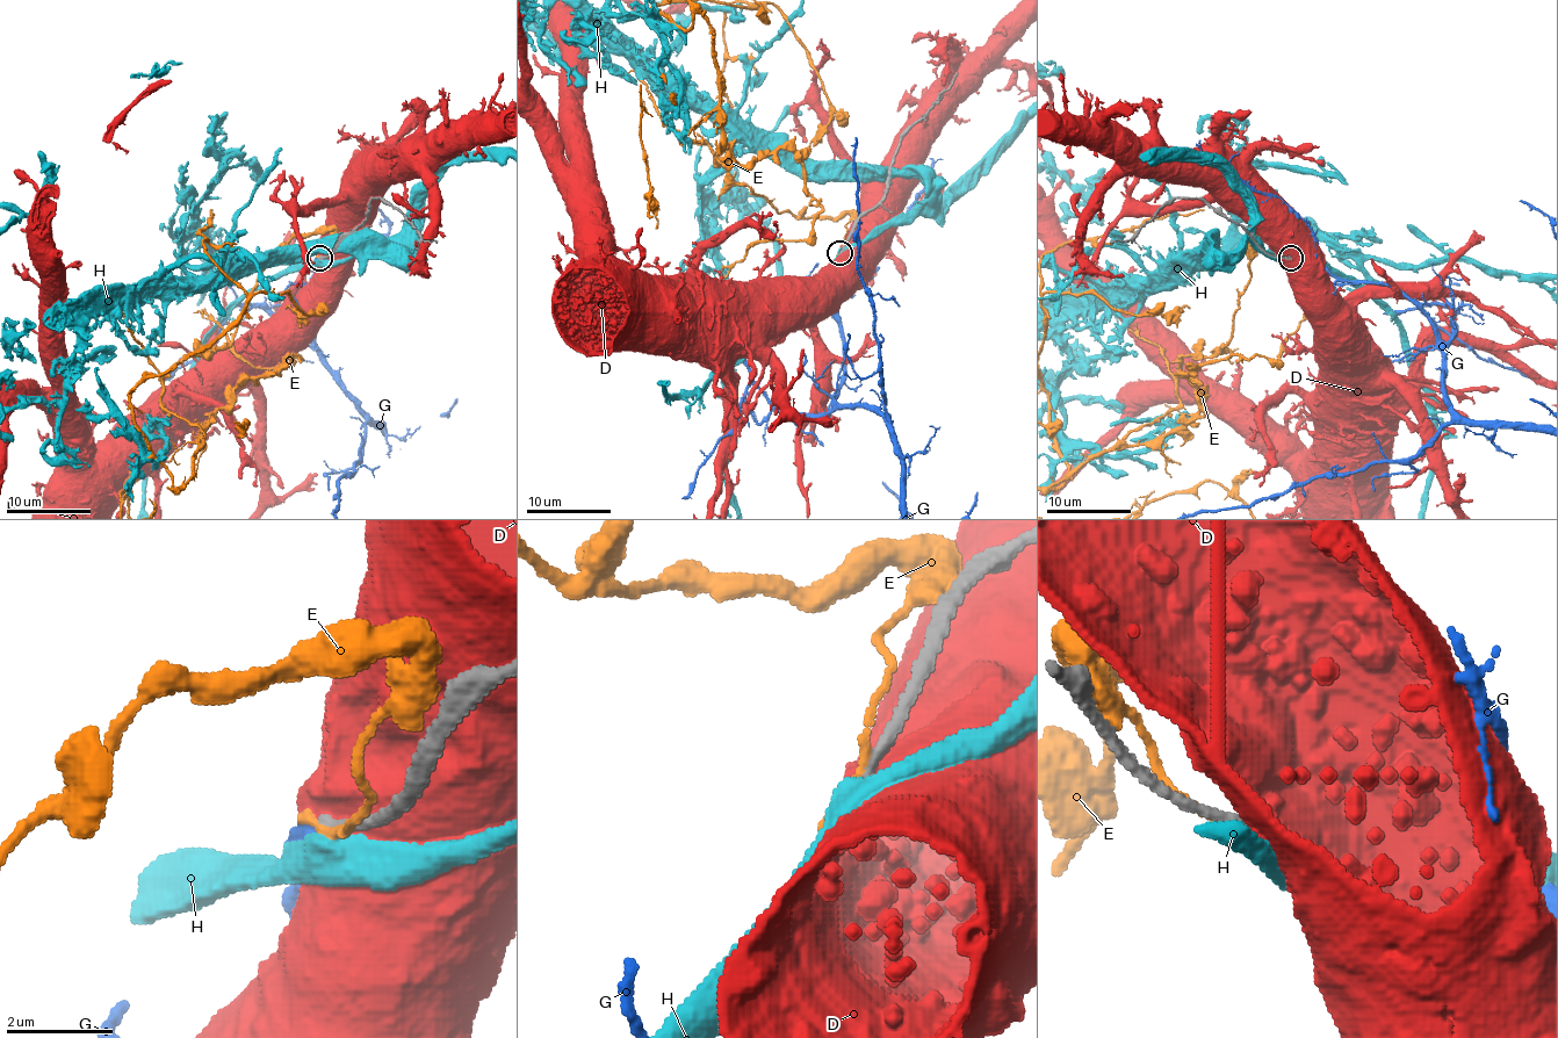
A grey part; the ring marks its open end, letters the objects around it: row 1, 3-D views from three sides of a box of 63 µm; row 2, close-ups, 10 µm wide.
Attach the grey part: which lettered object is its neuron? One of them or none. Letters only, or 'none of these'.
G

